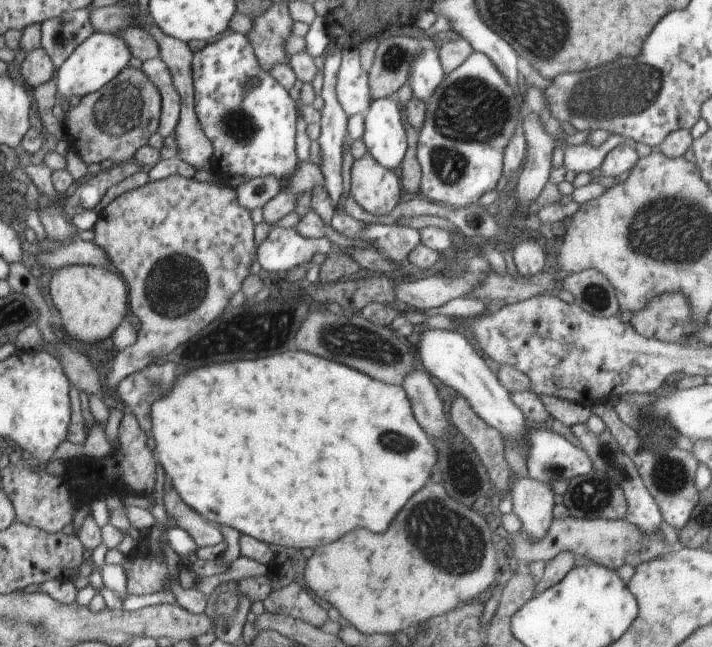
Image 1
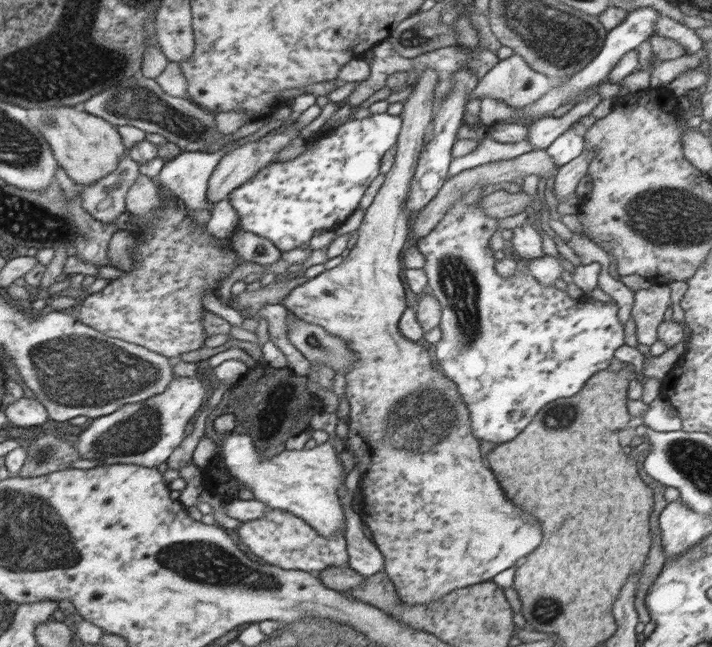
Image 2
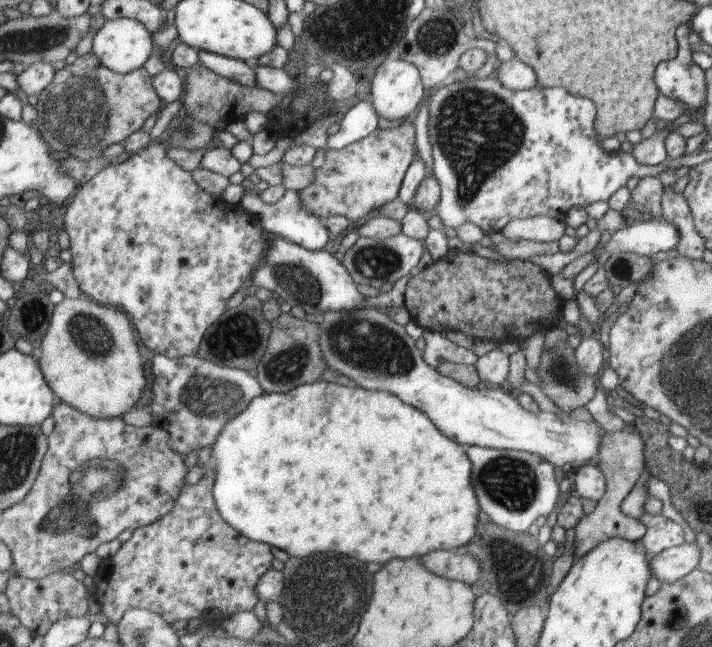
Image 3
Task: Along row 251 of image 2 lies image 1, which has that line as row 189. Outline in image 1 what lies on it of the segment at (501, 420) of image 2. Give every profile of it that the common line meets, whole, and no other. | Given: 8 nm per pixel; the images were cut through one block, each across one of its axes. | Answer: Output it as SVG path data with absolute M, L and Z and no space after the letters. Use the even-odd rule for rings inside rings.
M474 51L463 64L443 76L442 83L425 106L426 120L419 130L417 143L417 159L422 170L419 196L454 208L478 204L485 193L496 189L503 176L505 149L514 133L517 120L523 118L526 112L523 100L518 101L513 96L508 82L490 58Z

